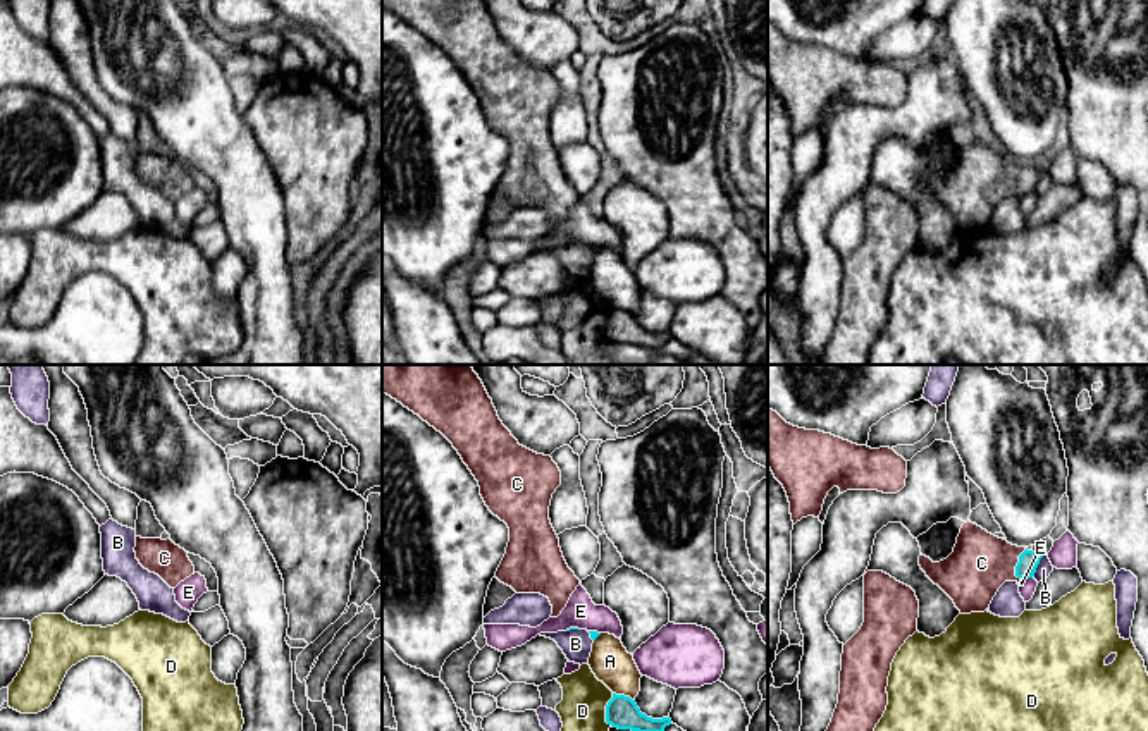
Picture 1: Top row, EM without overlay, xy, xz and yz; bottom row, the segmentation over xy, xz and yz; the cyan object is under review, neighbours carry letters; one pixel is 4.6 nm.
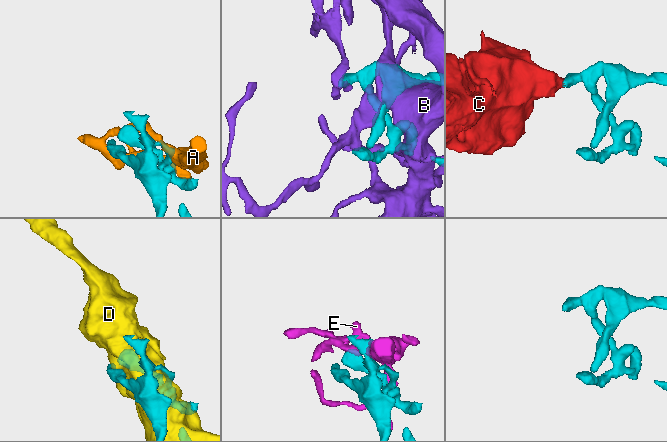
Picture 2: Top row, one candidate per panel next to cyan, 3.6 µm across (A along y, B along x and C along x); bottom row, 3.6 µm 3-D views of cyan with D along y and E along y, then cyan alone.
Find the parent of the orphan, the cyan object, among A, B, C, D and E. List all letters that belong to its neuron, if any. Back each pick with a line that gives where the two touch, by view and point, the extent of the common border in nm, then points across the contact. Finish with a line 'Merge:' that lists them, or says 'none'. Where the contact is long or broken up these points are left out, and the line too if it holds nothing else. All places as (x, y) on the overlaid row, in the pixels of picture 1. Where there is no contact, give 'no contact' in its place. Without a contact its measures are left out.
C: contact yz (1018, 565); length 150 nm; way yz (1028, 561), (1018, 565), (981, 563)
Merge: C

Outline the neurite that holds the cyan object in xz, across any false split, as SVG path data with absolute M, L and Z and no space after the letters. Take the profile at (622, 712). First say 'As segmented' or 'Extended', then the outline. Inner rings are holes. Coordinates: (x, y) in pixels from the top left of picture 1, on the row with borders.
As segmented. M613 693L606 705L606 722L618 729L664 731L671 724L670 717L652 719L640 712L635 700Z

